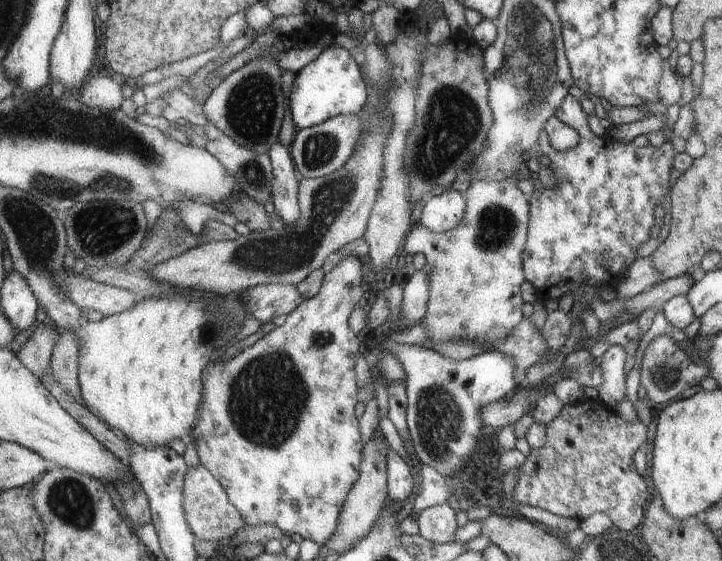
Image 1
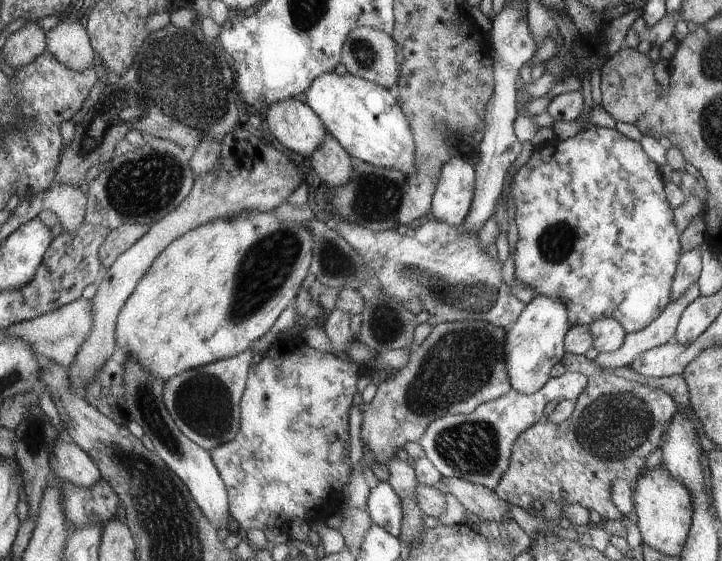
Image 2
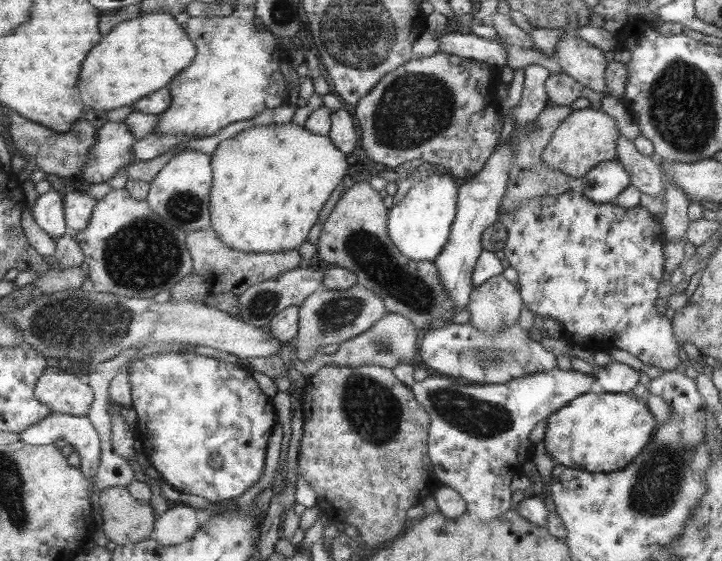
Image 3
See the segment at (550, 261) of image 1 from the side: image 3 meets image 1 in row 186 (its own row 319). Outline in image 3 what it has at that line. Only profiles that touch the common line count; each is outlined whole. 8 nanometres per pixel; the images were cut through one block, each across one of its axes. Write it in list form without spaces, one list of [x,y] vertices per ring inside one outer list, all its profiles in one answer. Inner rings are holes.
[[[571,190],[559,196],[539,196],[527,200],[519,210],[499,214],[497,222],[509,232],[503,248],[509,268],[517,272],[521,300],[535,316],[547,316],[563,324],[563,334],[571,342],[589,340],[595,348],[599,342],[613,342],[617,348],[633,354],[643,364],[673,372],[681,360],[677,356],[679,344],[673,338],[671,320],[659,316],[655,310],[657,286],[663,278],[663,238],[659,238],[659,222],[651,220],[645,208],[621,208],[611,204],[597,204]]]

